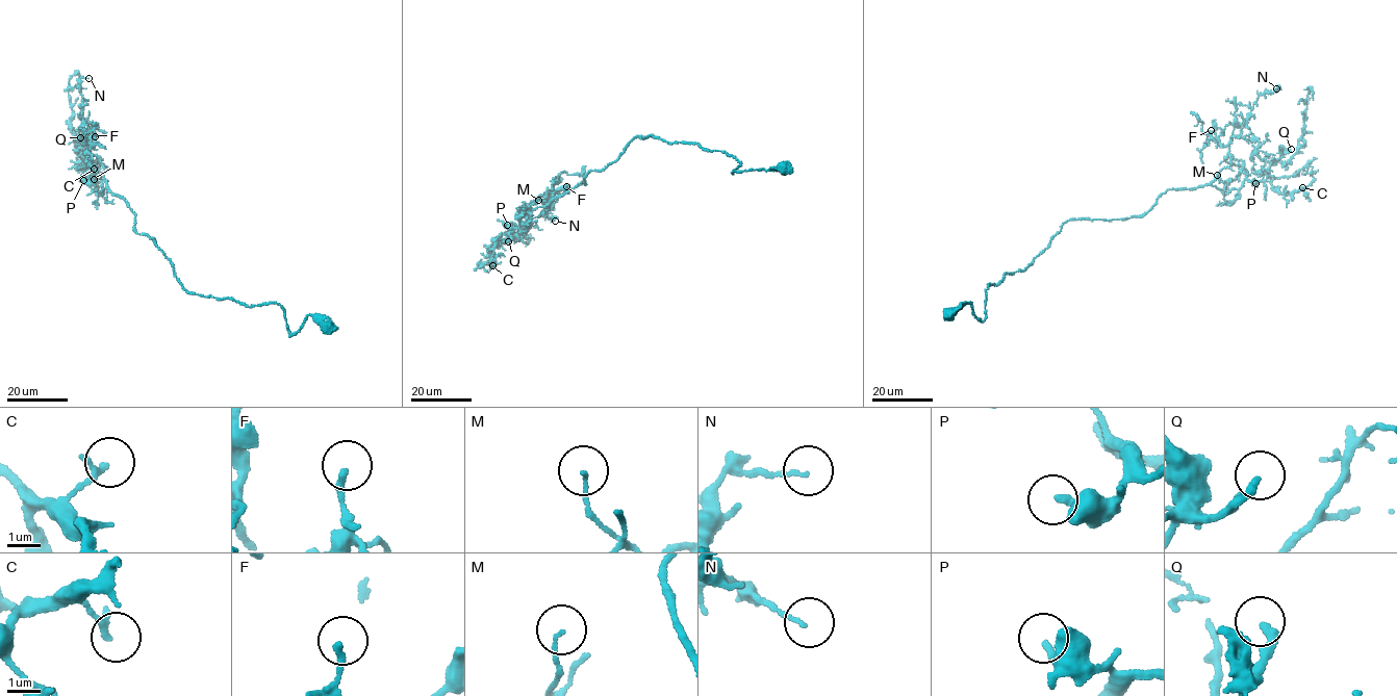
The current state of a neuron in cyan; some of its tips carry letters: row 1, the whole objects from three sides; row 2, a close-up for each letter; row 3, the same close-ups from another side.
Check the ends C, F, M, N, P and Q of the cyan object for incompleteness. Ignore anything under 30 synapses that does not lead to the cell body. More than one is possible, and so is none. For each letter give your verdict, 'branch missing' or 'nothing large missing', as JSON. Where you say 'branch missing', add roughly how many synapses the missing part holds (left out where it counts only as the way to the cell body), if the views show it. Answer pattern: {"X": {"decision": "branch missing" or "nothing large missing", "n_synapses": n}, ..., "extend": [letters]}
{"C": {"decision": "nothing large missing"}, "F": {"decision": "nothing large missing"}, "M": {"decision": "nothing large missing"}, "N": {"decision": "nothing large missing"}, "P": {"decision": "nothing large missing"}, "Q": {"decision": "branch missing", "n_synapses": 30}, "extend": ["Q"]}

